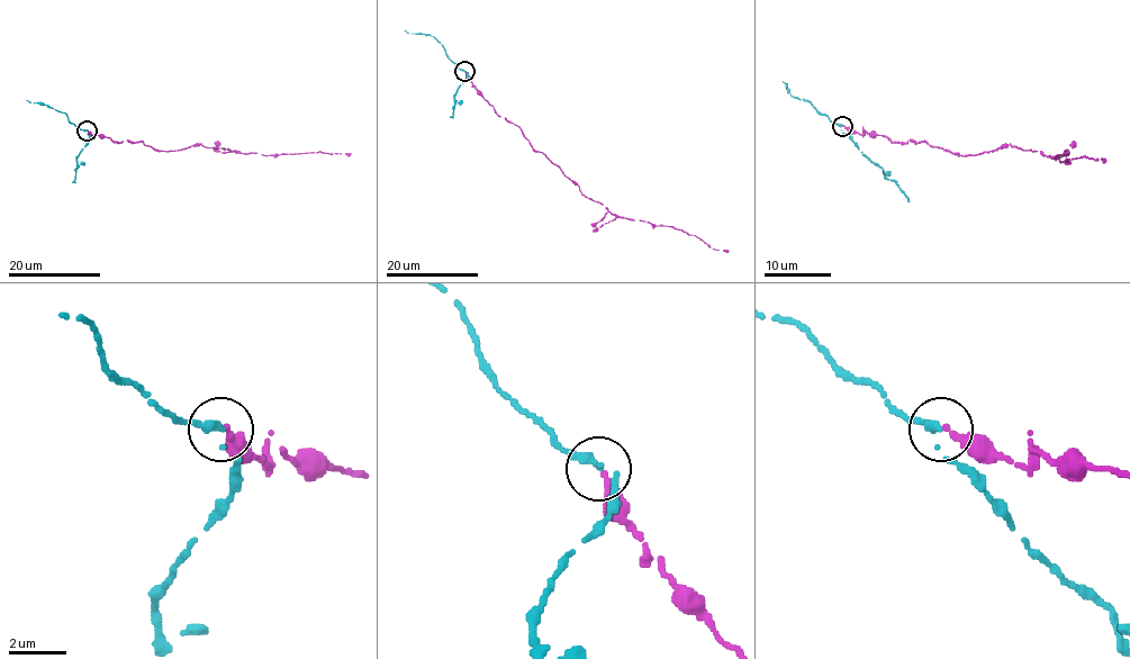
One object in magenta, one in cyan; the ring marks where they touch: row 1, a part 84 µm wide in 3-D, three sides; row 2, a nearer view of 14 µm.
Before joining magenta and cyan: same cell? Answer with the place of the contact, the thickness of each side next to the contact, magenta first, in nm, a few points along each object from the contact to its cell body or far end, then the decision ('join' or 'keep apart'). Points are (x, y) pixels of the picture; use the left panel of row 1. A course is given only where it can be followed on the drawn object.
at (87, 131); 260 nm thick on the magenta side, 240 nm on the other; magenta runs (88, 131), (115, 143), (142, 142), (157, 151), (178, 151), (200, 144), (235, 153), (350, 154); cyan runs (87, 131), (71, 123), (65, 114), (27, 100); join

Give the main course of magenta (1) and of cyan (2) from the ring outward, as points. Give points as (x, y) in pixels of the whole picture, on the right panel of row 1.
1: (842, 126), (883, 135), (893, 143), (924, 142), (958, 154), (1009, 144), (1060, 161), (1106, 160)
2: (842, 126), (834, 125), (790, 95), (782, 81)

